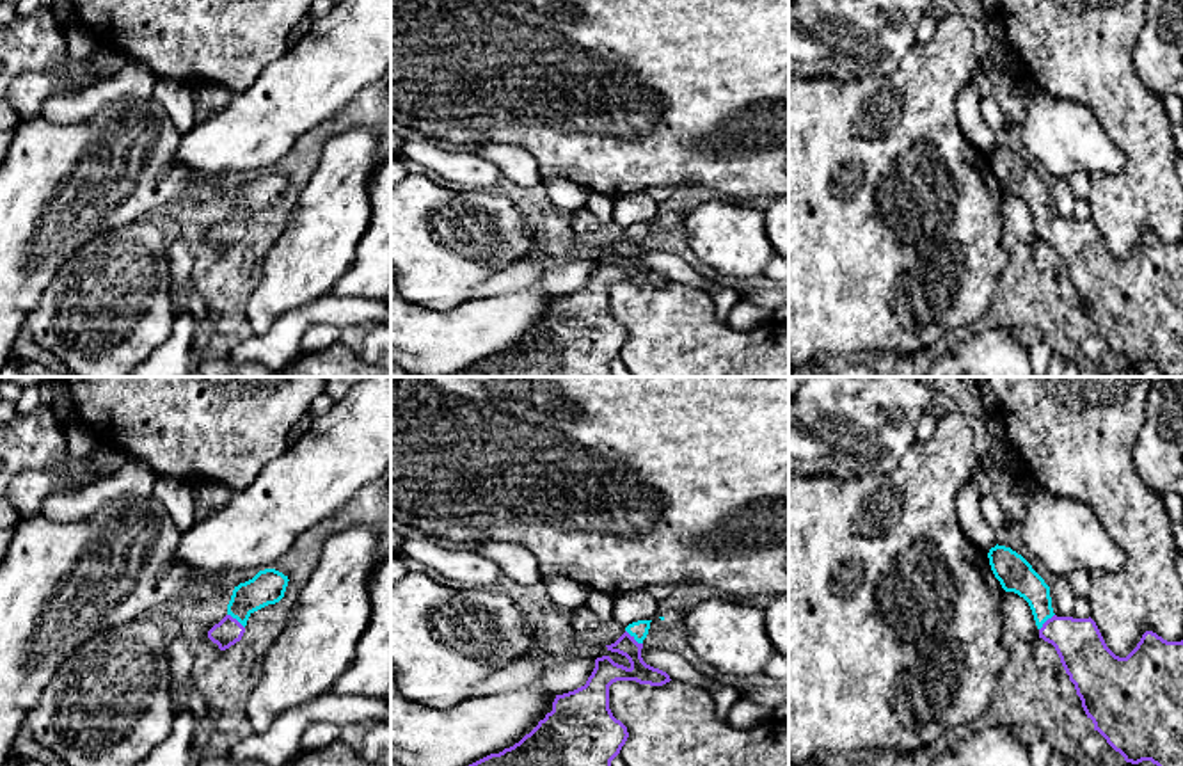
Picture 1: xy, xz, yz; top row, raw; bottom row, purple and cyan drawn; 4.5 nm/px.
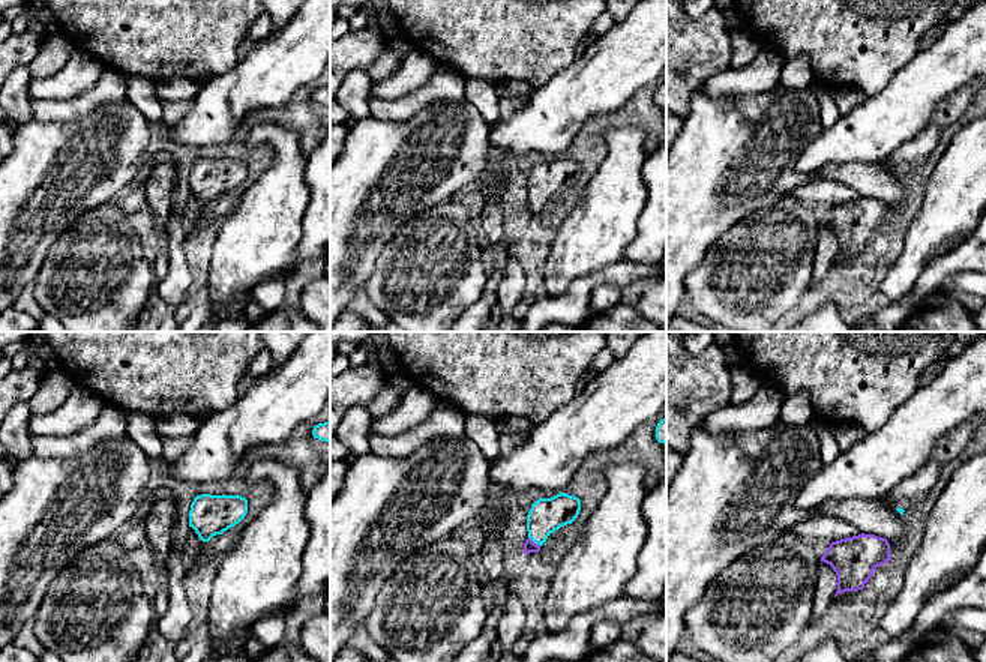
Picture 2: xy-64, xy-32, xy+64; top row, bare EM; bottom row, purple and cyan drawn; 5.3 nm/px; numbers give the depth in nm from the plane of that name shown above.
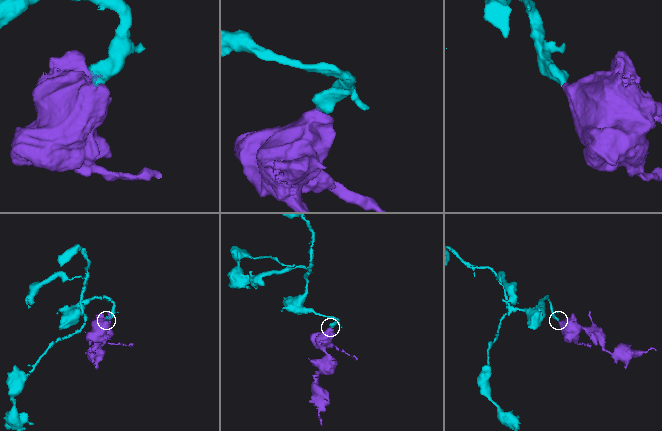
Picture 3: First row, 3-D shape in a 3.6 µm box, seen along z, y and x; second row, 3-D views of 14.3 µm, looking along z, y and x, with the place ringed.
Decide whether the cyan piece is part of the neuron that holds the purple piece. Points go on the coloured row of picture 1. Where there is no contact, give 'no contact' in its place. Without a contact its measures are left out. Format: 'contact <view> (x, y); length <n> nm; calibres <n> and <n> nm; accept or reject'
contact xz (633, 638); length 100 nm; calibres 120 and 80 nm; accept

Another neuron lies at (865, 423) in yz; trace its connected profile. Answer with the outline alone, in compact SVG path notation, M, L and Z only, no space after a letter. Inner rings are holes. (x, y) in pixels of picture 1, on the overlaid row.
M812 377L789 398L789 457L798 460L833 459L853 476L888 475L917 441L922 414L938 393L931 377Z

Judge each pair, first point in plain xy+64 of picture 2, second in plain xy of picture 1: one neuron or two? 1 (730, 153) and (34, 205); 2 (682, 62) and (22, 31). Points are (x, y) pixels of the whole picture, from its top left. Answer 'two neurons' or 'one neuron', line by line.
1: one neuron
2: one neuron

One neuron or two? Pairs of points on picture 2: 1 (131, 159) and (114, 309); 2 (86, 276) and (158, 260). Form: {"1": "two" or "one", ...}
{"1": "two", "2": "two"}

